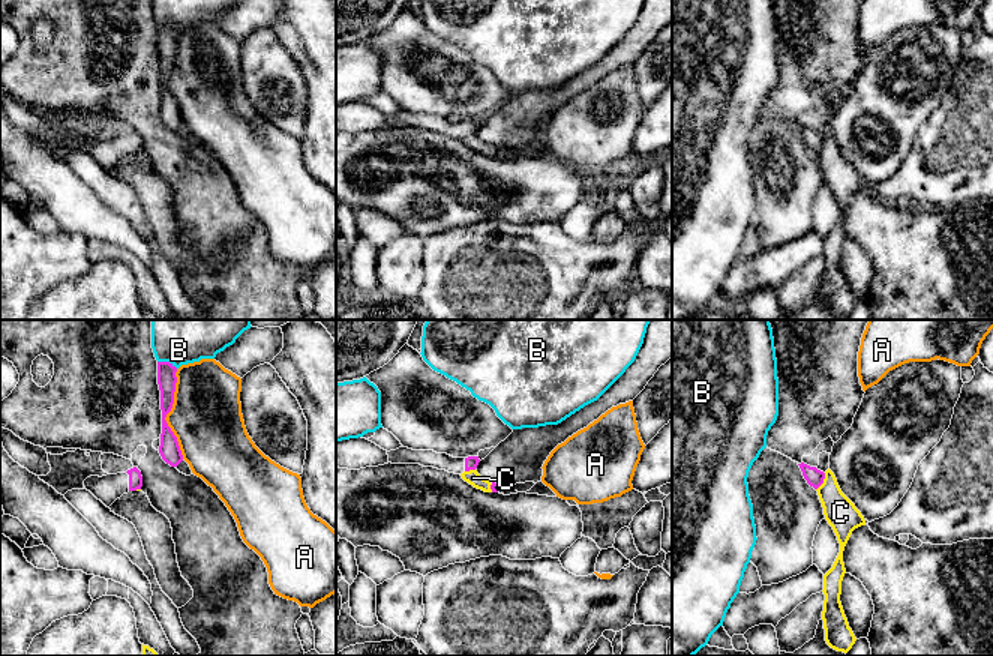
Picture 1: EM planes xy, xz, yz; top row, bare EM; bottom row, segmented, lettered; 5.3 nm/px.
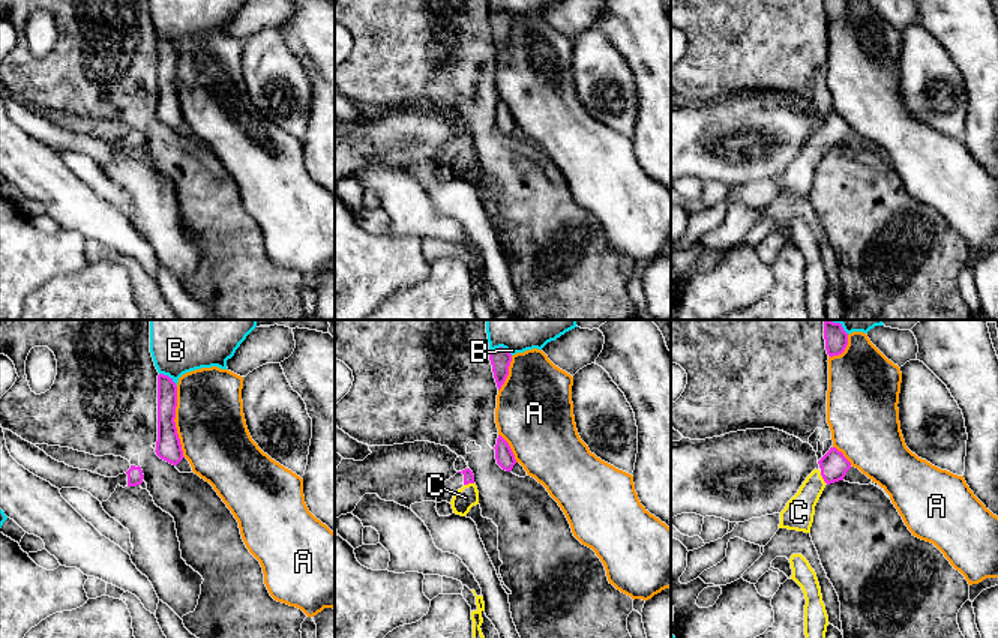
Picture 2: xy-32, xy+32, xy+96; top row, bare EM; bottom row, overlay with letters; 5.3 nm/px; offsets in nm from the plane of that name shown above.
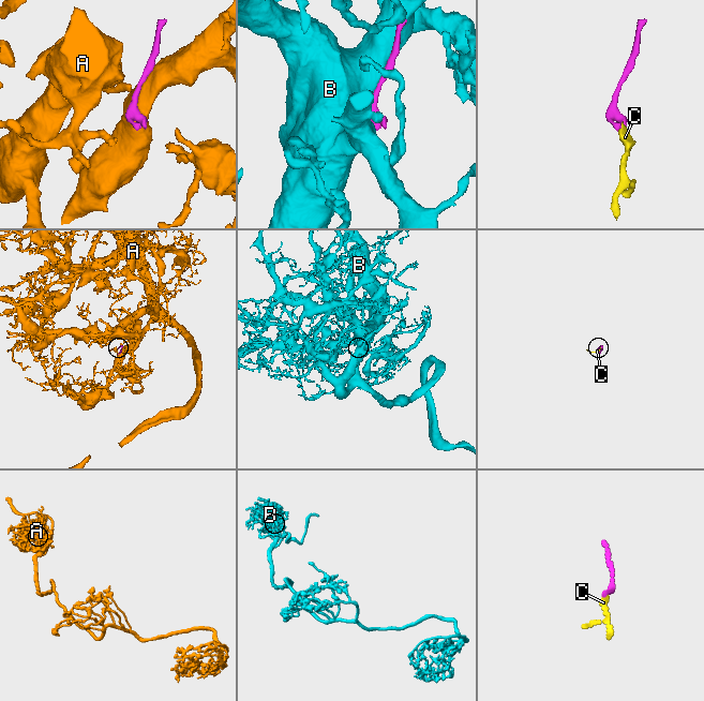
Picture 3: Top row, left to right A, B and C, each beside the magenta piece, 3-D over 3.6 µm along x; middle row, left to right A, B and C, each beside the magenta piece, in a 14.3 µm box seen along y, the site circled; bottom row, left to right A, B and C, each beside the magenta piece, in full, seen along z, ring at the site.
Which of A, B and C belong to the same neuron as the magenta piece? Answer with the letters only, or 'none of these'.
C

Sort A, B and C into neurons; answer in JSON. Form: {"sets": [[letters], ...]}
{"sets": [["A"], ["B"], ["C"]]}

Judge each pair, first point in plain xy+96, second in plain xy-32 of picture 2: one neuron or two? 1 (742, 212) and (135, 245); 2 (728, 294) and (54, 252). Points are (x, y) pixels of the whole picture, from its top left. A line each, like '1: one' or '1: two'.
1: one
2: one

